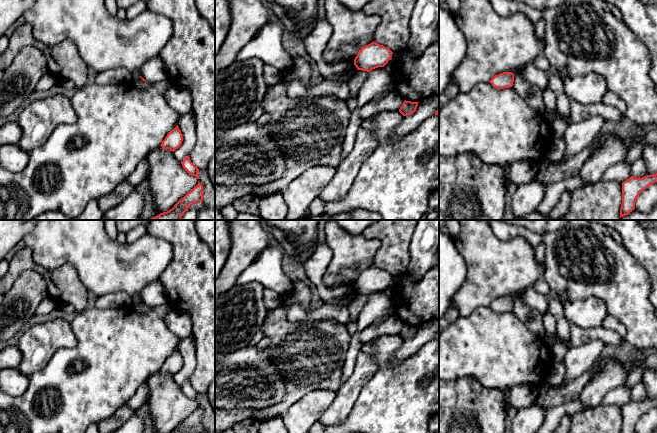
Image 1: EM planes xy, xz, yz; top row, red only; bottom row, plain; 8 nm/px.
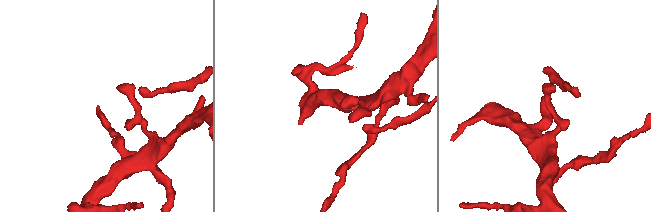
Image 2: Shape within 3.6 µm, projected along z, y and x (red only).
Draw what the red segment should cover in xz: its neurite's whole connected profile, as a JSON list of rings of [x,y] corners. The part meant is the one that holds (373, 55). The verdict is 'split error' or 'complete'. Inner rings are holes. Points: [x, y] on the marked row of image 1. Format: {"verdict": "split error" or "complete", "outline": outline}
{"verdict": "complete", "outline": [[[372,42],[359,50],[354,59],[354,65],[357,70],[370,72],[372,69],[384,67],[392,54],[393,52],[389,48]]]}

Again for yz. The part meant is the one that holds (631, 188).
{"verdict": "complete", "outline": [[[657,173],[647,175],[642,178],[635,178],[631,176],[622,183],[622,205],[620,208],[620,218],[628,215],[635,209],[635,202],[639,194],[655,182],[657,182]]]}

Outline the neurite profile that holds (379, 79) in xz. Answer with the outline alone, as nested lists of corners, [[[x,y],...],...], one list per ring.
[[[384,67],[375,68],[369,72],[368,79],[356,96],[357,108],[351,112],[351,120],[347,127],[342,145],[342,159],[347,157],[354,147],[357,131],[363,122],[361,119],[361,111],[367,107],[368,103],[373,100],[374,97],[384,93],[392,84],[392,73],[386,71]]]

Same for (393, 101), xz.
[[[396,91],[390,92],[377,101],[371,100],[361,111],[361,119],[369,119],[380,111],[399,111],[404,101]]]

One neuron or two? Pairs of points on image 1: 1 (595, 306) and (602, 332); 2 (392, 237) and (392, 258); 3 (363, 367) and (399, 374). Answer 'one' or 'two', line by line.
1: two
2: one
3: two

